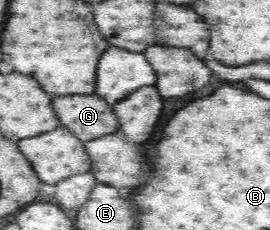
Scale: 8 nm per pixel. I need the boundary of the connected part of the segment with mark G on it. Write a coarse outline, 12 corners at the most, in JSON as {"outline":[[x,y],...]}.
{"outline":[[95,93],[51,98],[54,116],[83,143],[118,130]]}

